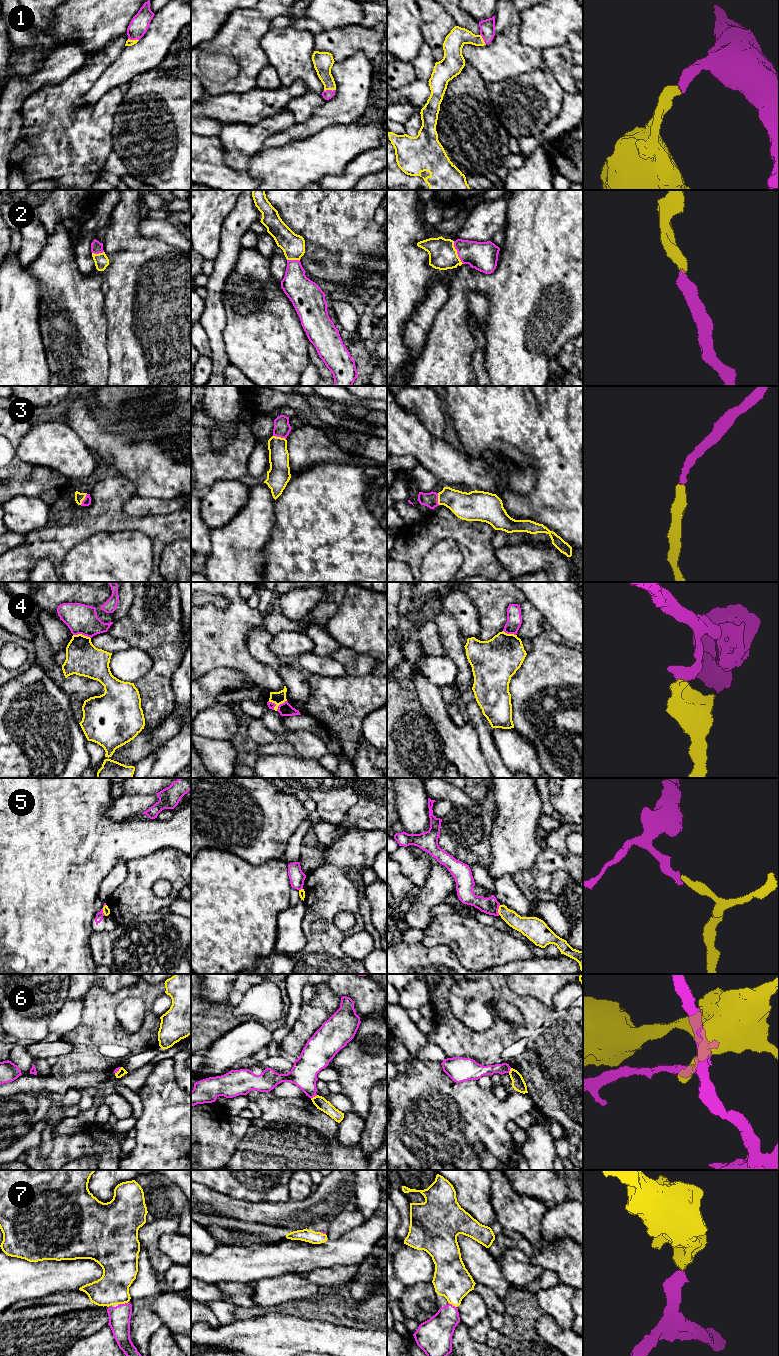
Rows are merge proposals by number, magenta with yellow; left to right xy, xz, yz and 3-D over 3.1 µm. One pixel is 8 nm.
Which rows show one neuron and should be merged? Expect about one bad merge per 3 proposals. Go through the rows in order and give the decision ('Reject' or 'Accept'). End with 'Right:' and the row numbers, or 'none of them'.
1: Accept
2: Accept
3: Accept
4: Reject
5: Reject
6: Reject
7: Accept
Right: 1, 2, 3, 7

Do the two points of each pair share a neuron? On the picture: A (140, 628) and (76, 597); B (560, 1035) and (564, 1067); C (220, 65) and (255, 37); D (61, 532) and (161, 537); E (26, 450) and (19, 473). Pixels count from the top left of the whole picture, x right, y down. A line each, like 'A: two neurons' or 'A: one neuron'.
A: two neurons
B: one neuron
C: one neuron
D: one neuron
E: two neurons

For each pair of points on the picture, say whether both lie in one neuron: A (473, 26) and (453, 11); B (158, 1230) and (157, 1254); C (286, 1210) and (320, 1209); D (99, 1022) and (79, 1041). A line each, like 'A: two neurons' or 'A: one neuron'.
A: one neuron
B: one neuron
C: one neuron
D: one neuron

